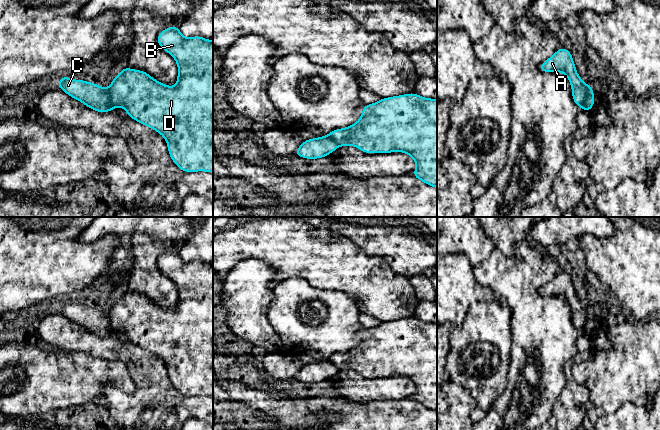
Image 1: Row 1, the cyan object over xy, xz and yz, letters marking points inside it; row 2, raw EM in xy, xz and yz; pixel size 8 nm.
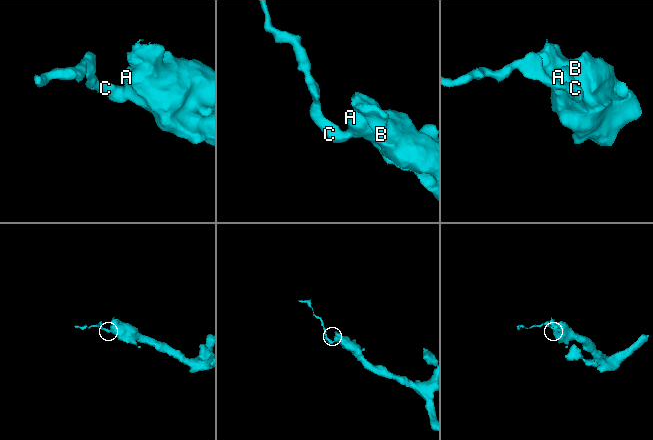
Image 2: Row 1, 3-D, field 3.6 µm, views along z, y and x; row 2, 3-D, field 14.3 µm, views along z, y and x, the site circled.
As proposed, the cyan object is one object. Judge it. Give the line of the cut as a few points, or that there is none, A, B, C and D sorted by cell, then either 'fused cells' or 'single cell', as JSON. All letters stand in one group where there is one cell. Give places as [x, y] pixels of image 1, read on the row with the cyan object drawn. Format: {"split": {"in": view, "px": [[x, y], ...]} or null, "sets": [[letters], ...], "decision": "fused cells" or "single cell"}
{"split": {"in": "yz", "px": [[588, 85], [586, 100], [582, 107]]}, "sets": [["A", "B", "D"], ["C"]], "decision": "fused cells"}

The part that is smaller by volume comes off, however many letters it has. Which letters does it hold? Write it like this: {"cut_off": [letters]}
{"cut_off": ["C"]}

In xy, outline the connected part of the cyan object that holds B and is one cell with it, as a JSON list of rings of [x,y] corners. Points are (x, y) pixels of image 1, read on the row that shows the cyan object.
[[[178,26],[165,28],[159,33],[157,41],[177,62],[176,86],[169,87],[144,71],[126,66],[109,86],[110,101],[114,108],[123,107],[130,118],[159,132],[167,142],[172,161],[182,171],[213,173],[213,41],[200,36],[185,38]]]

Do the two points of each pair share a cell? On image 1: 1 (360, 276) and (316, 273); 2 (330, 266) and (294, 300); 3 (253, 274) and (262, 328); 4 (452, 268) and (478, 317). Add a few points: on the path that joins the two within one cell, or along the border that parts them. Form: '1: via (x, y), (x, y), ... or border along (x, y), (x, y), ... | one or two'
1: via (349, 273), (327, 273) | one
2: border along (287, 279), (302, 277), (313, 287), (333, 290) | two
3: via (253, 287), (253, 315) | one
4: border along (472, 301), (465, 320), (458, 324) | two

